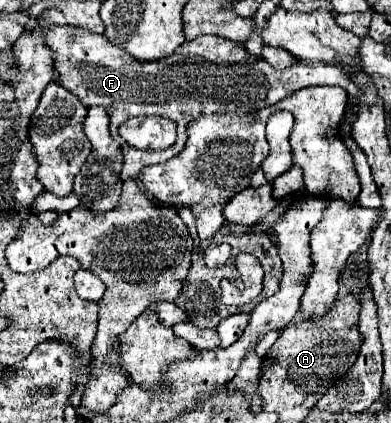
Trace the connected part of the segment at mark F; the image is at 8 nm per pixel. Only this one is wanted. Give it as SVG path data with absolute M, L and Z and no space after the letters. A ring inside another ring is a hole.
M51 26L47 30L47 42L55 54L59 84L73 92L85 108L103 106L111 118L111 136L117 134L117 126L121 122L133 116L163 116L179 124L177 142L165 152L141 152L127 146L127 150L123 150L123 180L135 180L143 166L163 164L177 156L187 142L187 124L197 120L201 114L257 112L301 88L321 84L345 88L349 92L349 100L353 102L359 96L357 84L353 84L353 80L341 72L339 66L309 66L307 62L297 62L285 70L275 70L265 60L249 56L241 44L219 36L199 36L191 42L183 42L183 46L171 56L153 62L141 62L127 50L113 46L105 36L77 26Z

